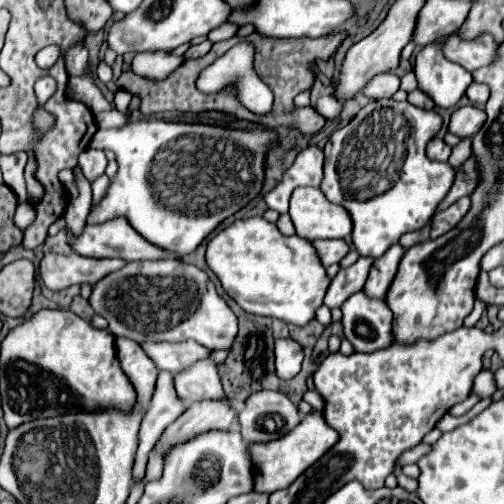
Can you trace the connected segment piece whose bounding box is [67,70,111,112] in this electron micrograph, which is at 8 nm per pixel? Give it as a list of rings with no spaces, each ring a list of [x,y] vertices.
[[[87,70],[83,76],[73,76],[69,78],[67,92],[71,98],[81,100],[91,112],[101,112],[101,110],[111,110],[109,102],[103,98],[101,90],[97,88],[95,74],[93,70]]]

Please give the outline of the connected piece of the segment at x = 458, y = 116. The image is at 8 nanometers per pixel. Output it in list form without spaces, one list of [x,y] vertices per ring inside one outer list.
[[[463,106],[457,108],[451,114],[451,122],[449,122],[449,132],[459,136],[459,138],[467,138],[467,136],[475,136],[479,132],[479,128],[485,122],[485,112],[477,106]]]

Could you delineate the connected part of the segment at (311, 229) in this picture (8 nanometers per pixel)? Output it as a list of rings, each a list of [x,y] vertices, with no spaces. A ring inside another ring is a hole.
[[[319,188],[293,190],[289,216],[297,236],[307,240],[347,238],[353,228],[349,212],[339,204],[331,204]]]

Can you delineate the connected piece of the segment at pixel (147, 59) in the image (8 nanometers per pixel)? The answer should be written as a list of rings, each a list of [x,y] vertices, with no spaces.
[[[153,52],[153,54],[137,54],[135,56],[135,62],[131,64],[131,70],[137,74],[137,76],[143,76],[143,78],[153,78],[153,80],[163,80],[167,78],[175,68],[177,64],[181,64],[185,58],[181,56],[173,56],[173,54],[165,54],[165,52]]]

